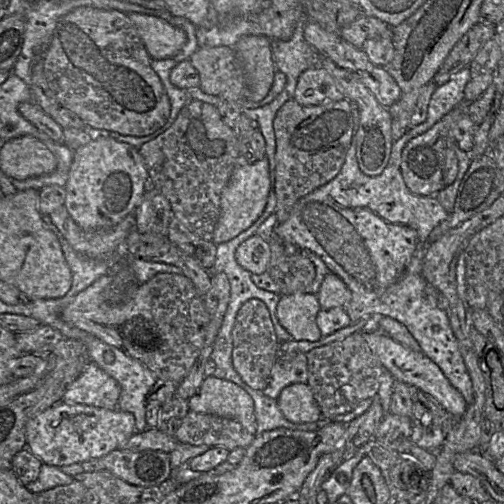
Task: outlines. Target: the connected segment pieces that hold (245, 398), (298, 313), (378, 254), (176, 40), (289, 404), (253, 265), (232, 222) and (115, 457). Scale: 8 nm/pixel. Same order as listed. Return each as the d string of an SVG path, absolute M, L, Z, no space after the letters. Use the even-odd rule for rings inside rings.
M213 375L205 377L198 391L189 398L188 405L193 412L235 420L256 435L254 400L236 383Z
M315 294L281 295L277 306L277 317L293 340L315 342L323 338L317 325L320 310L321 305Z
M466 67L436 89L429 104L426 121L410 128L404 136L393 143L389 162L379 176L371 177L361 171L357 159L357 133L355 133L339 174L327 184L301 198L293 207L289 218L275 227L276 235L285 243L295 244L301 250L317 254L329 271L344 281L352 293L352 298L343 308L352 323L364 317L380 314L405 325L418 342L421 352L439 366L468 405L473 401L473 384L446 312L448 300L430 285L422 274L424 257L430 246L428 237L439 223L447 219L449 213L436 196L416 195L408 189L402 176L401 162L403 150L411 139L426 133L464 101L465 87L470 80L470 69Z
M140 13L128 14L152 59L169 59L185 46L185 32L166 21Z
M308 383L287 386L280 393L277 402L284 417L292 423L313 423L322 419L320 408Z
M253 235L242 242L235 251L237 263L251 274L268 272L271 248L267 241Z
M239 156L231 177L223 188L220 198L220 215L216 222L213 239L215 244L227 242L249 228L263 213L270 193L269 162L265 157L249 163Z
M116 449L99 459L102 468L129 484L157 486L172 476L169 453L160 450L132 452Z

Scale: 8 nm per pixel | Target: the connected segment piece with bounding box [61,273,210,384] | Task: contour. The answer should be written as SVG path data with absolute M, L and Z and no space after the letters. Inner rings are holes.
M111 273L100 276L63 308L61 318L105 343L139 360L158 379L179 384L188 374L203 346L210 316L202 296L184 274L158 273L140 284L123 305L112 306L104 298Z

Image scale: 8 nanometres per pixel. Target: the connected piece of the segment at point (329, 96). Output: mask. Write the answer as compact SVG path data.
M316 67L305 71L301 76L294 100L302 106L316 106L343 99L345 97L333 77L322 67Z

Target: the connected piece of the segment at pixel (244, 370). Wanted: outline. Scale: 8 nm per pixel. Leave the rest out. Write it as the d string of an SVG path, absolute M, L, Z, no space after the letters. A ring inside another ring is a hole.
M260 299L247 300L239 309L232 329L232 364L241 379L254 390L264 390L270 383L273 366L279 356L279 342L267 305Z

